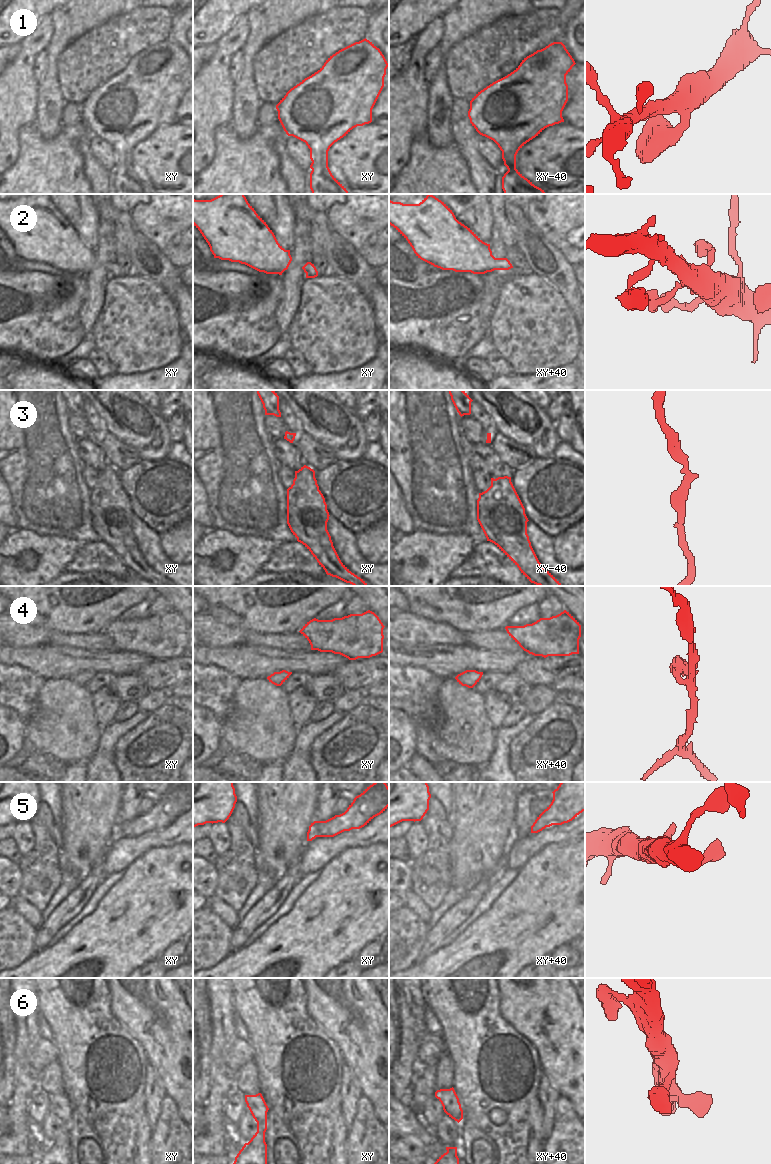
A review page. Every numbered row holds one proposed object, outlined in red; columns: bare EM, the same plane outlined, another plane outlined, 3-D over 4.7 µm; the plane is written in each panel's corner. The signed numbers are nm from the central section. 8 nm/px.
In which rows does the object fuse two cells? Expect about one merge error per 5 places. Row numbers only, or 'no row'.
no row

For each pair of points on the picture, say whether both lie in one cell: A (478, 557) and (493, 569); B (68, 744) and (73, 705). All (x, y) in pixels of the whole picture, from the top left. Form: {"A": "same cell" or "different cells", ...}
{"A": "same cell", "B": "same cell"}

